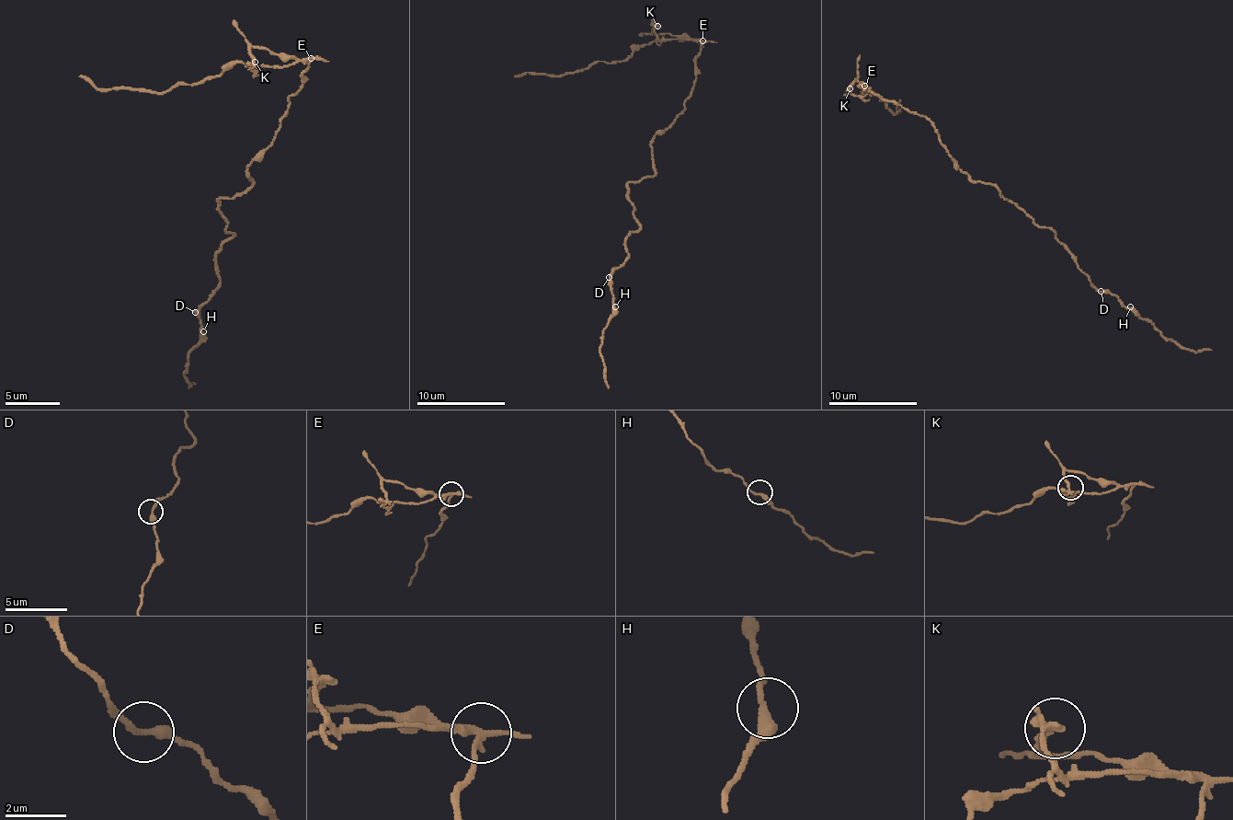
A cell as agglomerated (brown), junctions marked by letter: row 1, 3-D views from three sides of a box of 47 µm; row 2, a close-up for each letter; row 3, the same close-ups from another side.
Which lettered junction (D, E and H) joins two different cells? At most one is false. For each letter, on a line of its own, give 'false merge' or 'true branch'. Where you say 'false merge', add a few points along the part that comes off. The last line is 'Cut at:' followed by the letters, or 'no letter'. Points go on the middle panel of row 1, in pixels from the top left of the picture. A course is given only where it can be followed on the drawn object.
D: true branch
E: false merge; foreign part runs (702, 41), (678, 40), (642, 43), (622, 62), (593, 62), (586, 68), (562, 75), (515, 77)
H: true branch
Cut at: E

